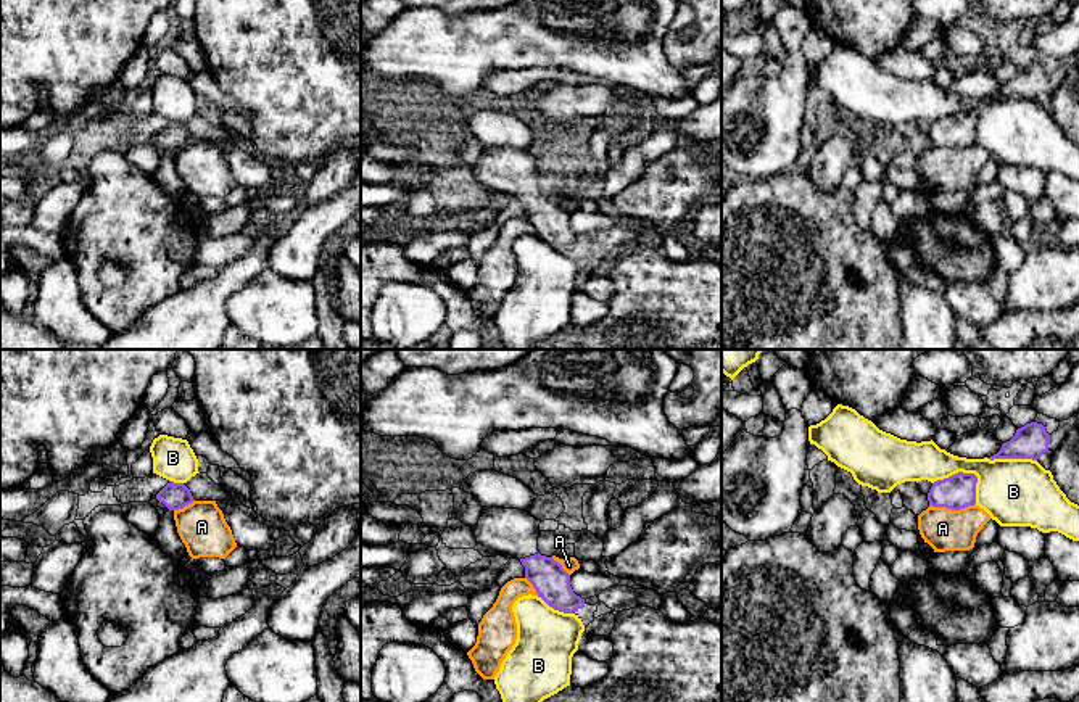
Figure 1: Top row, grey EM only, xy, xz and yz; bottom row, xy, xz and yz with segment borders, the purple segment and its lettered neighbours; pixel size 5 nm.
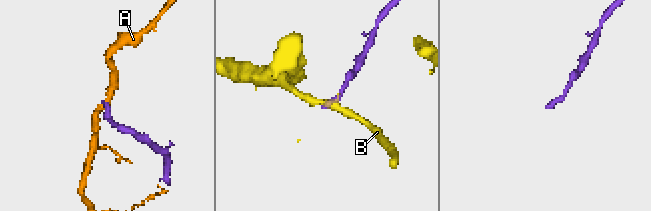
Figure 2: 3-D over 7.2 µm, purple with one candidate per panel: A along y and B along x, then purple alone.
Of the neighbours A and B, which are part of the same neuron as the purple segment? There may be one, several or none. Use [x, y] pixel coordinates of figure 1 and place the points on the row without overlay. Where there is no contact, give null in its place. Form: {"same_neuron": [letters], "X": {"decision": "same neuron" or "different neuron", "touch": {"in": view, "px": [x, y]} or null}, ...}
{"same_neuron": [], "A": {"decision": "different neuron", "touch": {"in": "yz", "px": [952, 148]}}, "B": {"decision": "different neuron", "touch": {"in": "yz", "px": [968, 113]}}}

